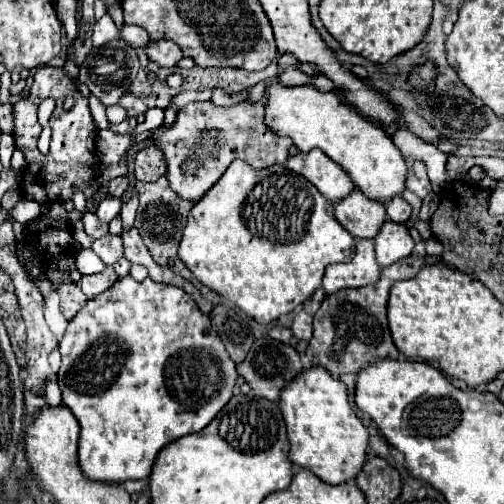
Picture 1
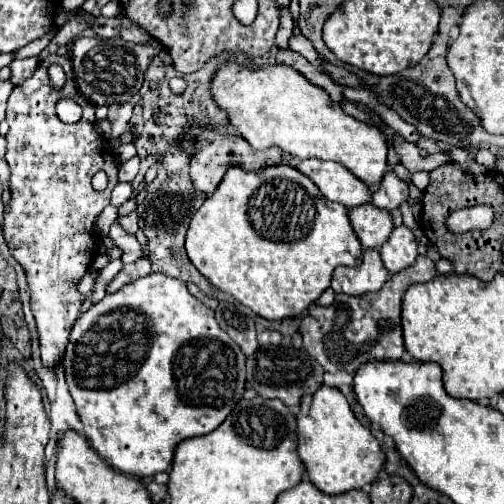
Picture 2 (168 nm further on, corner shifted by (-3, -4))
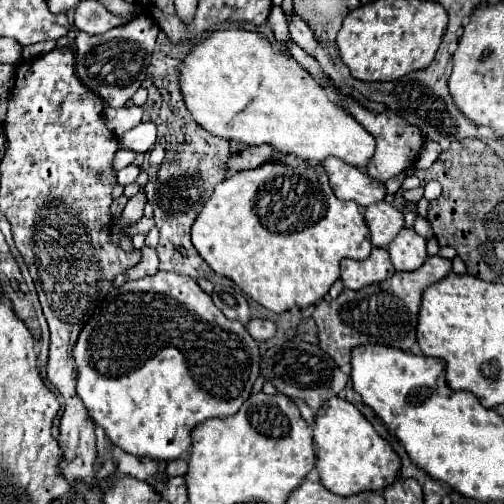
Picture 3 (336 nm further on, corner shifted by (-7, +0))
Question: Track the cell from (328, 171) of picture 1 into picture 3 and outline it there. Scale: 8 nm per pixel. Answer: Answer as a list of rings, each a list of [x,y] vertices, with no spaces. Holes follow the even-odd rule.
[[[328,157],[320,165],[330,179],[334,195],[340,201],[356,201],[360,207],[368,207],[370,203],[382,201],[386,195],[386,187],[358,167],[352,167],[336,157]]]

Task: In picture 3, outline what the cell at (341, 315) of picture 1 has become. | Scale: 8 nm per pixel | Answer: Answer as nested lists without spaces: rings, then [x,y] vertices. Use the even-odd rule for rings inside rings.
[[[434,255],[428,257],[416,271],[396,271],[388,281],[374,283],[360,291],[344,289],[336,299],[320,301],[320,305],[316,303],[312,319],[318,327],[318,347],[332,355],[338,365],[350,363],[350,353],[354,347],[370,343],[410,351],[416,343],[416,315],[422,291],[428,285],[444,279],[450,273],[450,265],[450,259]]]

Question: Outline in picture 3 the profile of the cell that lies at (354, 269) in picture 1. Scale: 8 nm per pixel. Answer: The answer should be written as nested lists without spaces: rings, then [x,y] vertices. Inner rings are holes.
[[[374,247],[366,261],[342,259],[340,271],[342,271],[340,279],[342,279],[344,287],[358,291],[360,287],[368,287],[372,283],[380,283],[384,279],[390,279],[394,273],[394,267],[390,263],[388,251]]]

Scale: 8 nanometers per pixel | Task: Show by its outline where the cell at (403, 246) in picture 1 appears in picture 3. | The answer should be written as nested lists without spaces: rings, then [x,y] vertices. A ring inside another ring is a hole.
[[[404,227],[388,245],[388,253],[396,271],[414,271],[426,259],[426,239],[416,235],[414,229]]]

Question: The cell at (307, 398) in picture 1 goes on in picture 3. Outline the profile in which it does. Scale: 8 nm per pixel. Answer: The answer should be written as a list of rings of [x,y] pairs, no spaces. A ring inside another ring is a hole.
[[[332,397],[320,407],[314,417],[314,443],[316,443],[316,471],[320,483],[342,497],[360,491],[380,491],[388,487],[400,469],[400,457],[392,445],[384,441],[366,417],[344,397]]]

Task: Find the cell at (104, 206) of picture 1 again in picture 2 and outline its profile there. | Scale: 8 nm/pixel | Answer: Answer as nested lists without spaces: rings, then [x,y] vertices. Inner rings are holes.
[[[118,183],[112,191],[112,201],[110,203],[120,207],[124,201],[130,199],[130,193],[132,193],[132,183]]]

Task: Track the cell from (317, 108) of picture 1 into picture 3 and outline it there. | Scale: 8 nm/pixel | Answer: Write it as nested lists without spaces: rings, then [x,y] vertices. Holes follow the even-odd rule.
[[[222,29],[214,31],[204,43],[194,47],[180,67],[180,89],[196,123],[200,123],[212,135],[240,141],[244,145],[268,143],[282,153],[294,153],[300,159],[318,165],[326,157],[334,155],[348,165],[364,169],[372,159],[376,141],[340,103],[328,99],[328,93],[312,79],[312,75],[296,63],[296,59],[280,53],[270,41],[254,31]]]

